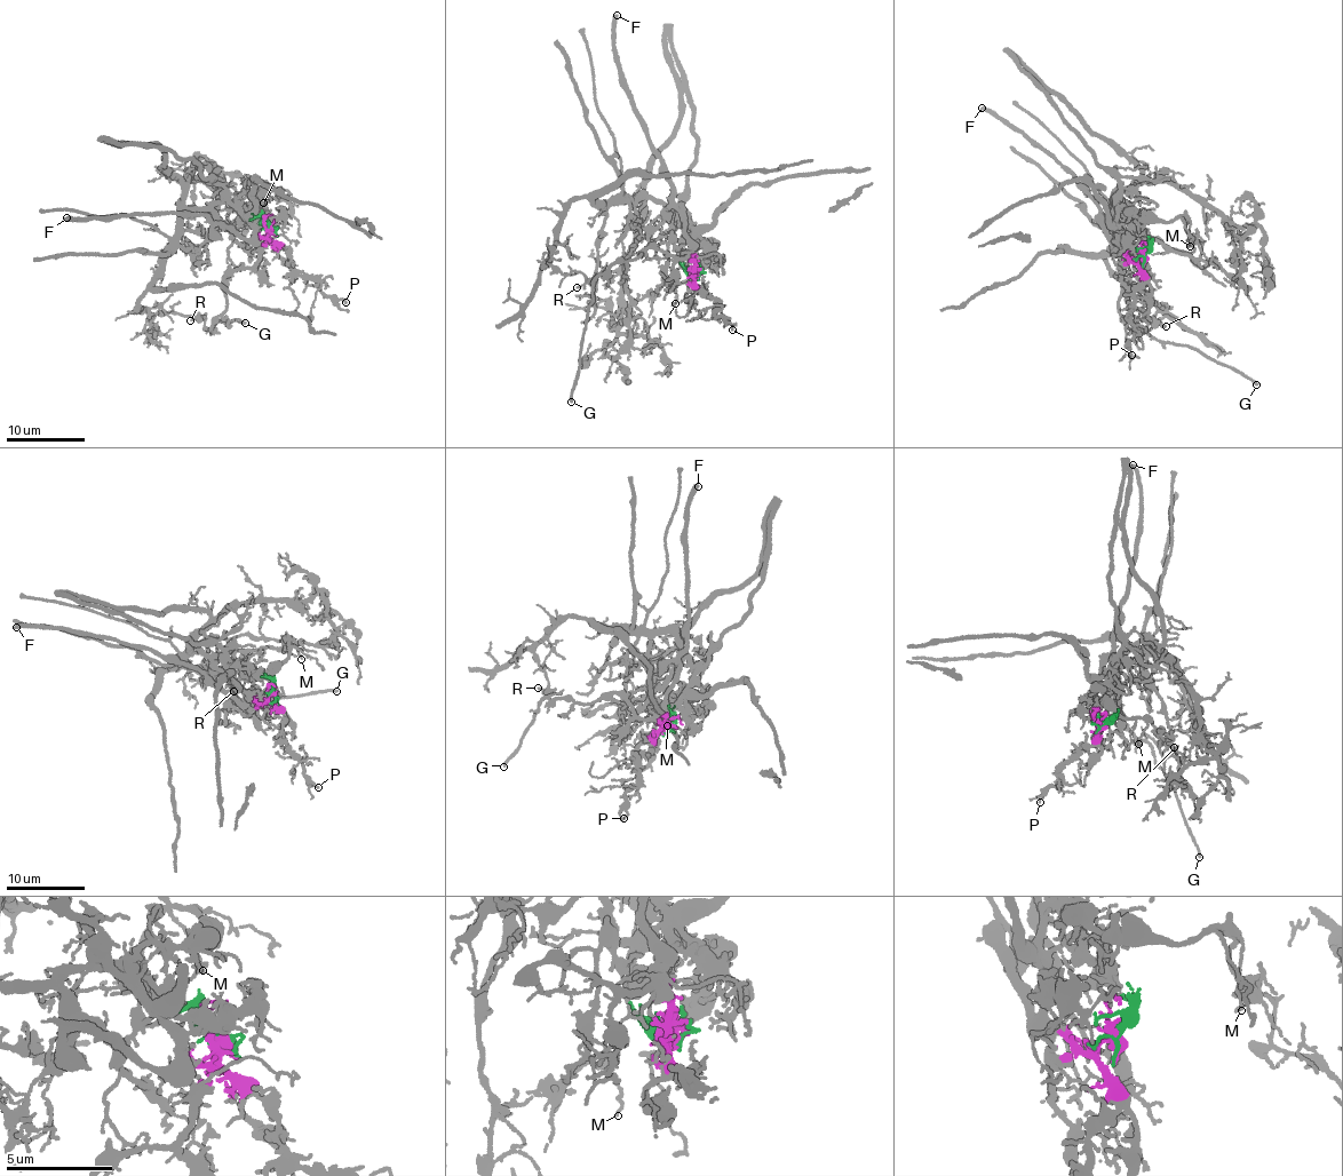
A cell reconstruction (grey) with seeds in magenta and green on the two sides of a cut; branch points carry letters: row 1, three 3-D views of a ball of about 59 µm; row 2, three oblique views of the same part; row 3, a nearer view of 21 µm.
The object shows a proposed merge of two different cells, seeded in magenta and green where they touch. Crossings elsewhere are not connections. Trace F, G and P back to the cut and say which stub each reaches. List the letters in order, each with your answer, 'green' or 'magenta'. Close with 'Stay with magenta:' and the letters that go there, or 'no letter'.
F: magenta
G: magenta
P: magenta
Stay with magenta: F, G, P

